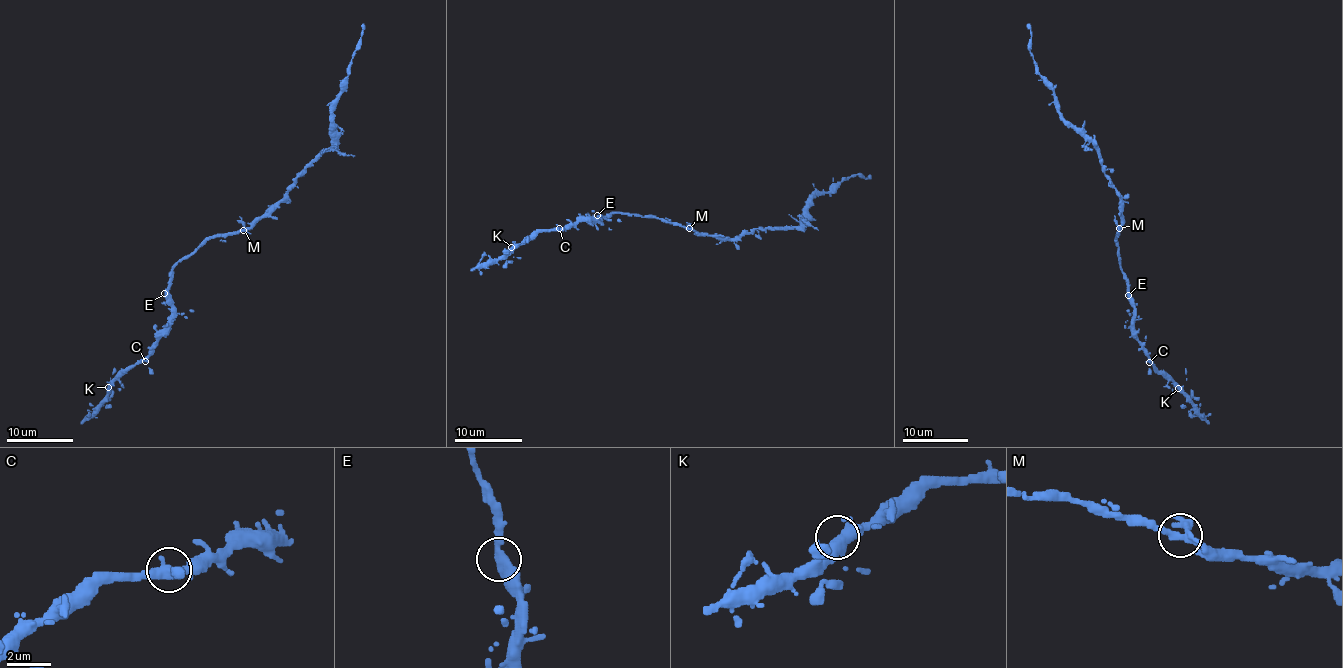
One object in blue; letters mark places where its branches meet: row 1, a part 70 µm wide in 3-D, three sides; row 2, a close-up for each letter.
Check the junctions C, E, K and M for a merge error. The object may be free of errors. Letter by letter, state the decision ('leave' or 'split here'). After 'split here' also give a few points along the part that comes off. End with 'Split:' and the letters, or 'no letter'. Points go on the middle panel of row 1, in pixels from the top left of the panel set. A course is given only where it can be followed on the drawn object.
C: leave
E: leave
K: leave
M: leave
Split: no letter

